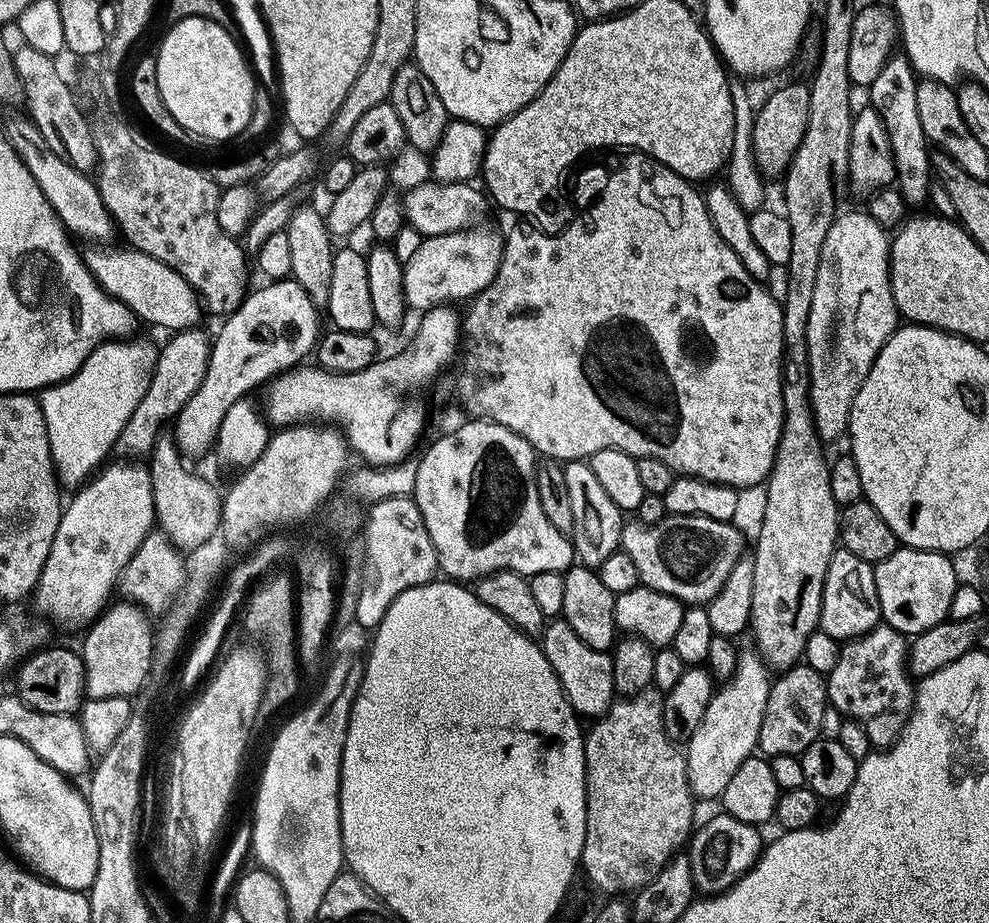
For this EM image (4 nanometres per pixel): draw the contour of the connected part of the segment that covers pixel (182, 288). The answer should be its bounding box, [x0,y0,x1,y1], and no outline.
[83,246,202,333]

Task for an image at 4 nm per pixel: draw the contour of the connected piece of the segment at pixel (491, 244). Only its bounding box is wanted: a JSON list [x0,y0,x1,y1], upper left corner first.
[404,226,504,314]

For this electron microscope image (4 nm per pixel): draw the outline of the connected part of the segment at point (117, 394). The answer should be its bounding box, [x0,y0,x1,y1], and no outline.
[39,338,154,485]

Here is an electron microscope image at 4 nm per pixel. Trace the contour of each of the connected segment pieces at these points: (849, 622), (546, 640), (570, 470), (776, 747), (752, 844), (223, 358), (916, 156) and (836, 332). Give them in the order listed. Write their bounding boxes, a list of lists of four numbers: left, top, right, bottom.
[[819,550,881,642],[540,618,616,718],[563,459,626,569],[759,664,827,758],[686,812,764,895],[174,278,322,457],[868,55,932,205],[806,210,898,441]]

